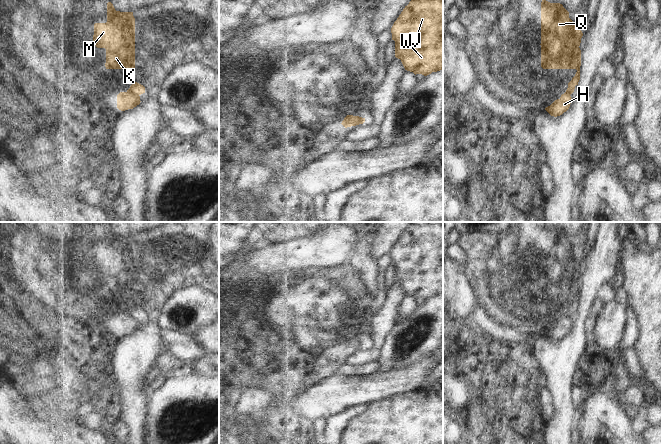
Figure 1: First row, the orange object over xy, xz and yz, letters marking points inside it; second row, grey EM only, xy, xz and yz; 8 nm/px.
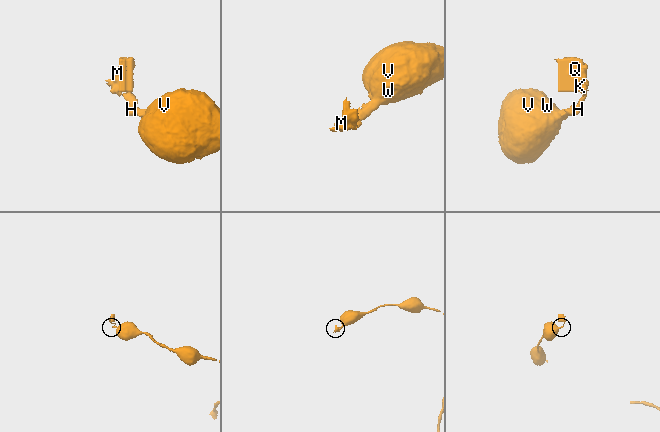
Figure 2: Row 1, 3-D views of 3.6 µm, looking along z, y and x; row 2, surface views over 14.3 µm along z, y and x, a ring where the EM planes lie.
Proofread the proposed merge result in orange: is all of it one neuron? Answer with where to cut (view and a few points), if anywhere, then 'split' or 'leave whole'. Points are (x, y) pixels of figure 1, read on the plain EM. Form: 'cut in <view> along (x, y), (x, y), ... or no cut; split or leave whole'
cut in xy along (126, 316), (138, 319); split

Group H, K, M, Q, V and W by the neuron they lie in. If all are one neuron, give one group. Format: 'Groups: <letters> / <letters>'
Groups: H V W / K M Q.

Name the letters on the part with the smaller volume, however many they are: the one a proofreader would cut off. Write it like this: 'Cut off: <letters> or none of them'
Cut off: K, M, Q.

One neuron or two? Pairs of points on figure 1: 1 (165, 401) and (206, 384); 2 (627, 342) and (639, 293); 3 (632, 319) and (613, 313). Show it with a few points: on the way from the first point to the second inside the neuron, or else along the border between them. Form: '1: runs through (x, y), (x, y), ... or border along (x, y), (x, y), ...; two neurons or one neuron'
1: runs through (175, 398), (192, 397), (196, 394); one neuron
2: border along (627, 304), (633, 308), (637, 316), (640, 334); two neurons
3: border along (627, 305), (627, 324), (621, 340); two neurons

